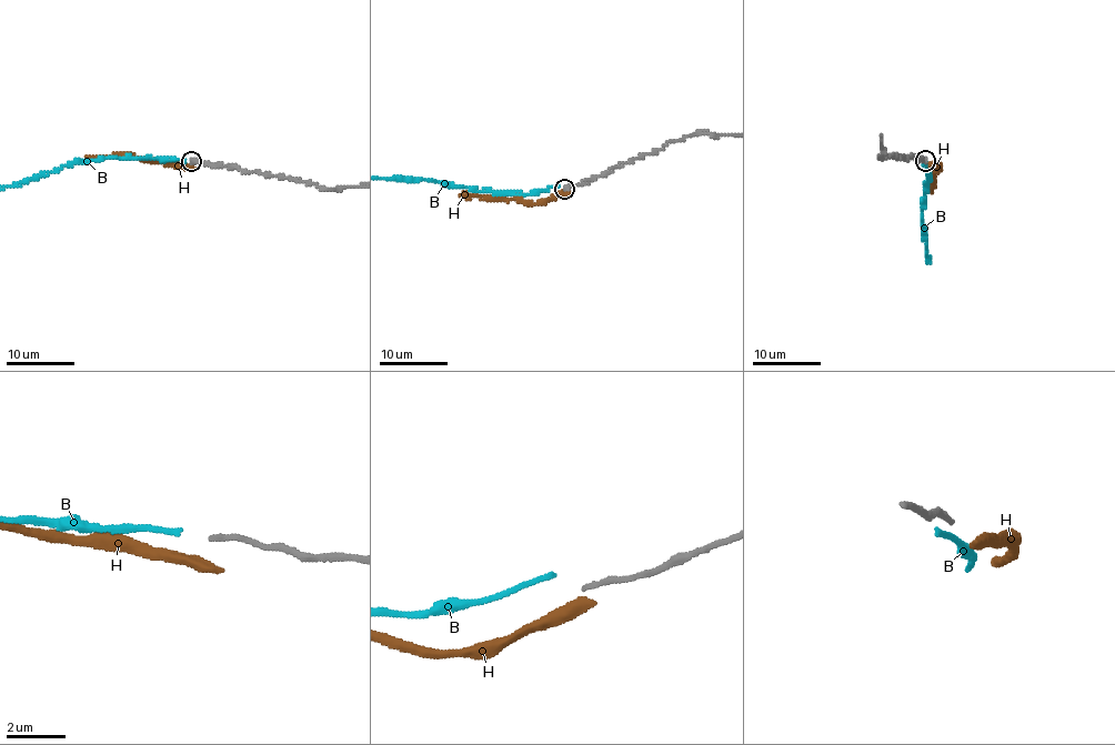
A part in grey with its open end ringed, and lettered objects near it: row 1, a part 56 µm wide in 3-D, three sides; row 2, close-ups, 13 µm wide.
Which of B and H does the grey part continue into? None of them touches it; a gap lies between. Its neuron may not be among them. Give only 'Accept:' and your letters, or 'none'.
Accept: none

